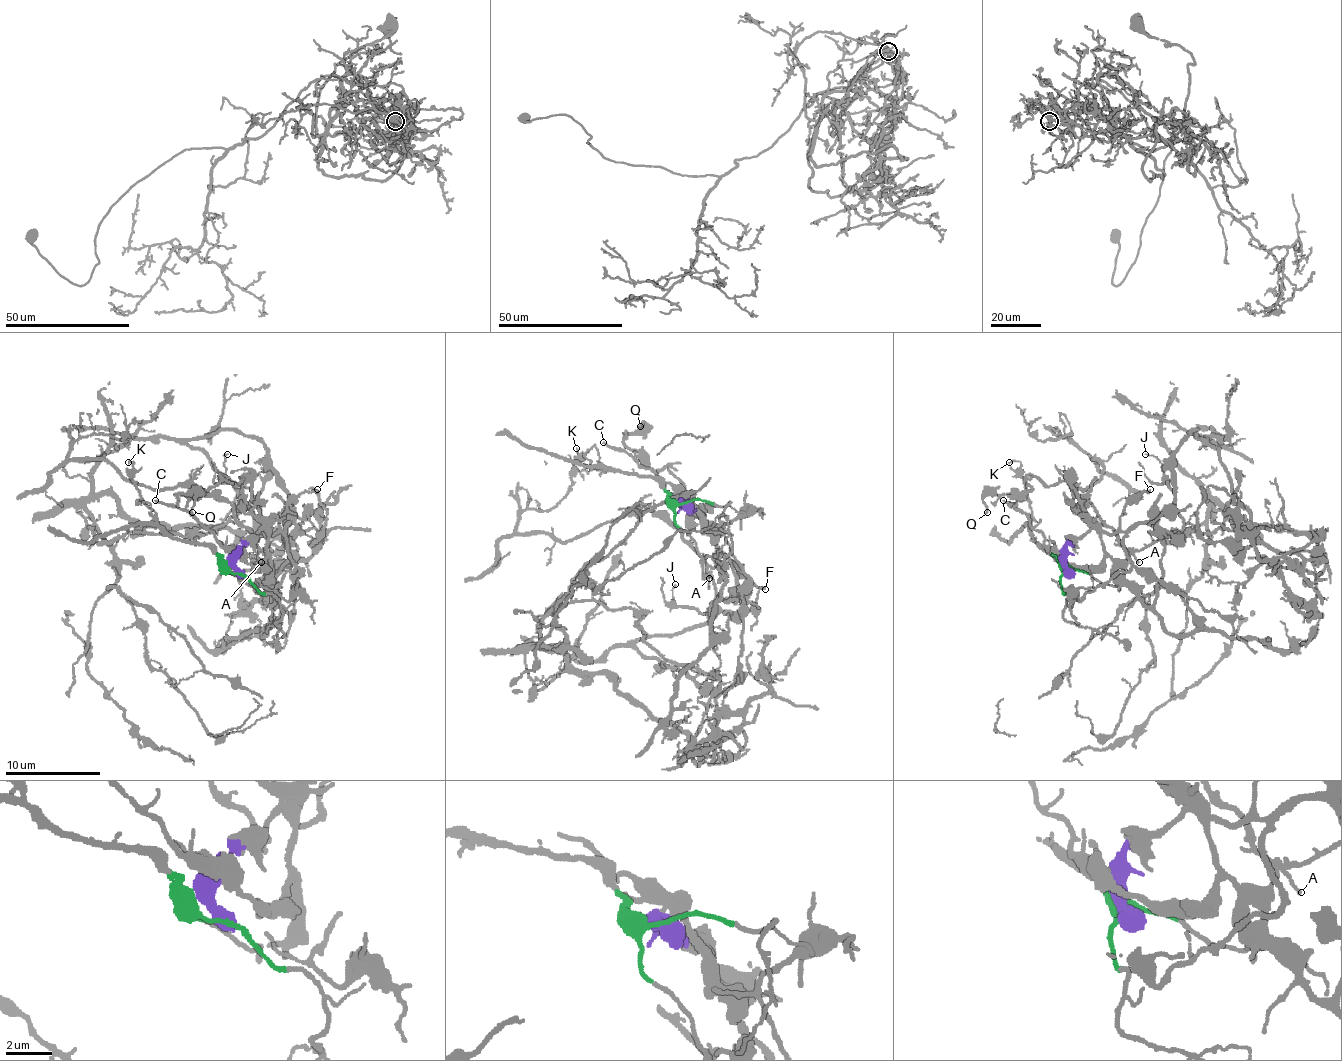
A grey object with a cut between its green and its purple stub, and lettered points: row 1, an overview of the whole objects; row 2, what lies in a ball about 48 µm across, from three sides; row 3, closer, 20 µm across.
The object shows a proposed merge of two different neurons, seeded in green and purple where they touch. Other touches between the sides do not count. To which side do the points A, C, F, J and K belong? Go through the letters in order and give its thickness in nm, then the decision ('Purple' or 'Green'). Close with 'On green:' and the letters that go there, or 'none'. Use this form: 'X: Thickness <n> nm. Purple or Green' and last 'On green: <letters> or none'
A: Thickness 120 nm. Green
C: Thickness 90 nm. Green
F: Thickness 160 nm. Purple
J: Thickness 90 nm. Green
K: Thickness 110 nm. Green
On green: A, C, J, K

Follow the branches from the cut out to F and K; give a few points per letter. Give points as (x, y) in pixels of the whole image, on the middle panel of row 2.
F: (686, 503), (726, 557), (764, 588)
K: (686, 503), (674, 503), (655, 479), (586, 467), (579, 460), (577, 448)

